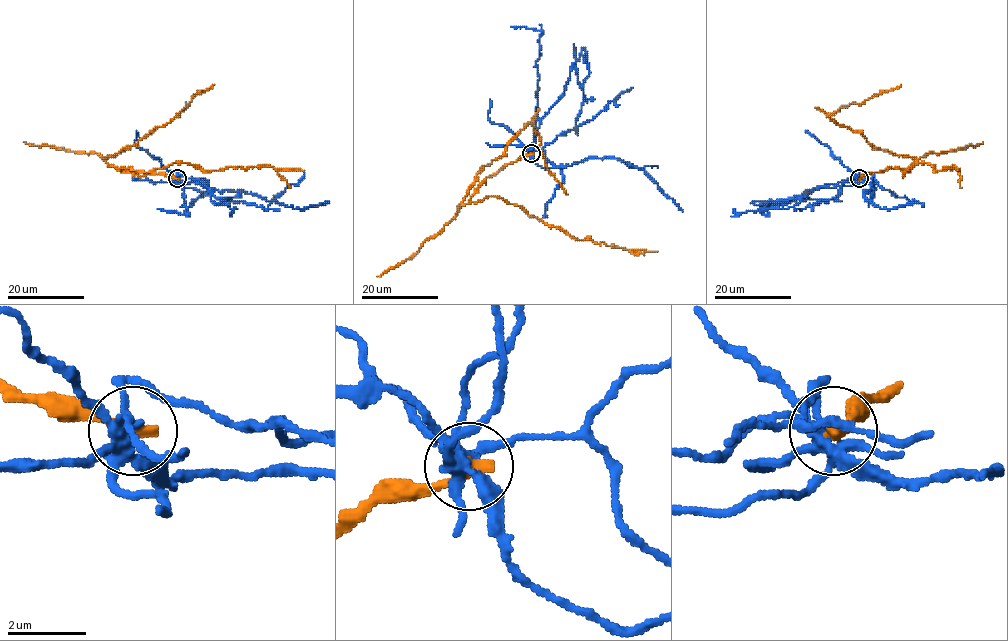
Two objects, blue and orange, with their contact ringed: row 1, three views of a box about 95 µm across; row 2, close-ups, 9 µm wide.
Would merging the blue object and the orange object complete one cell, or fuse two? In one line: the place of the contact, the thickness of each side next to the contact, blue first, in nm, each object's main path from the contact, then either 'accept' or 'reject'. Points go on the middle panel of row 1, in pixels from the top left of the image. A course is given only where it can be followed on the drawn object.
(531, 153) | 320/320 nm | blue via (531, 153), (535, 162), (546, 169), (568, 166), (589, 157), (615, 157), (637, 166), (683, 212) | orange via (531, 153), (488, 176), (458, 208), (475, 176), (502, 156), (528, 123), (540, 135), (545, 166), (567, 195) | reject

